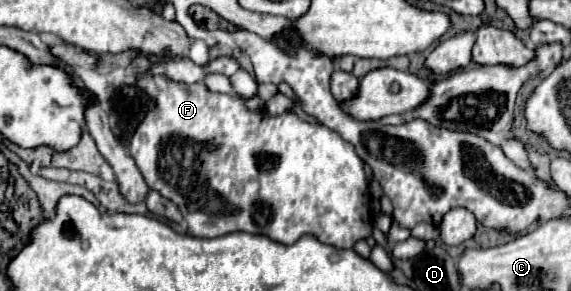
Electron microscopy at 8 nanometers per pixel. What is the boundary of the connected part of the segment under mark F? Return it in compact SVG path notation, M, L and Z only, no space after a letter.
M145 75L145 77L137 79L137 85L157 101L157 107L155 107L155 111L145 115L145 119L141 121L141 125L133 133L131 155L137 163L137 167L141 169L141 175L145 177L147 185L151 189L159 191L163 197L167 197L167 199L171 199L173 203L179 205L179 209L183 213L183 219L189 225L189 235L193 235L193 237L221 237L221 235L229 235L229 233L235 233L235 231L245 231L245 233L265 235L265 237L269 237L277 243L283 243L283 245L293 245L303 235L313 235L321 243L333 245L337 249L353 249L357 241L369 239L373 235L373 215L371 215L371 207L369 207L371 197L369 197L369 191L367 191L367 175L363 171L363 161L357 157L353 145L343 141L335 131L327 129L321 123L317 123L317 125L301 123L295 113L283 113L279 117L271 117L267 111L261 111L261 113L247 111L247 107L243 103L243 97L211 93L211 91L207 91L207 87L201 81L197 81L193 85L187 85L187 83L179 83L179 81L161 77L161 75Z

